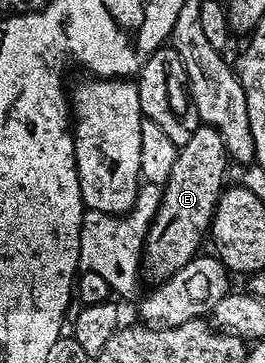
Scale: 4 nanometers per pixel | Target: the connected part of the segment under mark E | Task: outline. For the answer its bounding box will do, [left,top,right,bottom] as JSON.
[141,124,229,283]

